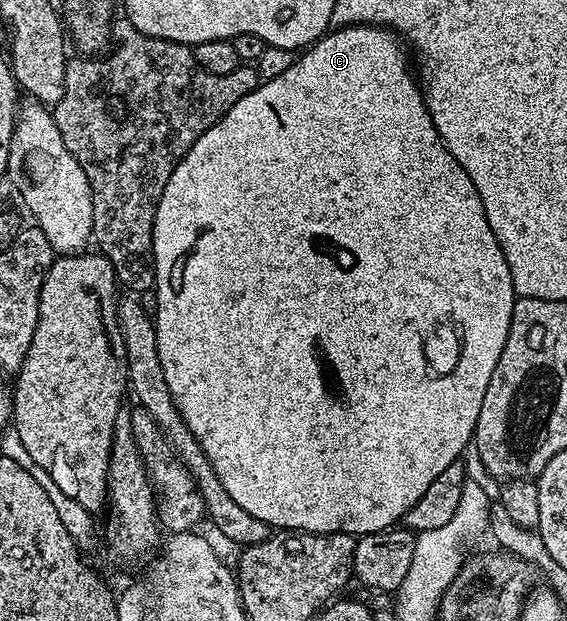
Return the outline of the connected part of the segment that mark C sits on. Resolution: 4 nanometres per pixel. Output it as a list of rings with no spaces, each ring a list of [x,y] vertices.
[[[375,24],[340,26],[321,36],[315,44],[308,45],[303,55],[288,70],[276,78],[257,83],[253,92],[246,94],[246,98],[238,98],[238,102],[230,106],[228,113],[217,124],[210,126],[210,130],[197,138],[194,146],[190,146],[190,150],[170,174],[166,190],[162,190],[162,198],[155,209],[152,231],[152,254],[156,265],[154,323],[158,338],[158,358],[162,358],[162,374],[166,374],[166,386],[170,386],[170,394],[182,418],[186,420],[186,426],[192,431],[194,438],[198,438],[202,450],[206,450],[206,458],[210,458],[214,474],[222,478],[226,494],[230,494],[230,498],[234,498],[234,502],[238,502],[242,510],[254,514],[254,518],[262,518],[262,522],[266,522],[272,530],[344,532],[347,536],[359,538],[399,525],[410,506],[414,506],[414,502],[422,498],[426,486],[430,486],[430,482],[434,482],[434,478],[438,478],[438,474],[442,474],[446,466],[457,463],[464,447],[473,443],[478,414],[482,410],[482,398],[486,398],[486,386],[490,386],[490,374],[494,374],[494,366],[498,366],[498,358],[502,358],[502,346],[506,346],[506,334],[510,334],[510,318],[514,314],[518,297],[510,278],[510,266],[506,266],[506,254],[502,254],[502,246],[498,246],[498,238],[494,238],[494,230],[490,230],[490,222],[486,222],[486,210],[482,206],[482,198],[478,198],[474,182],[470,182],[470,174],[466,174],[466,170],[458,166],[450,150],[446,150],[428,113],[421,85],[413,69],[412,72],[408,69],[404,52],[406,53],[405,45],[395,32],[390,32],[387,28],[377,28]]]

